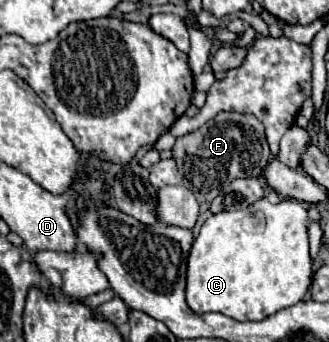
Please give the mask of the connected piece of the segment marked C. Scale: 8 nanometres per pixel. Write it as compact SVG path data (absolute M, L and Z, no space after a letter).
M260 199L246 209L208 217L188 255L188 307L198 315L214 311L238 321L262 321L302 301L312 281L306 227L306 207L296 199L282 199L276 205Z

